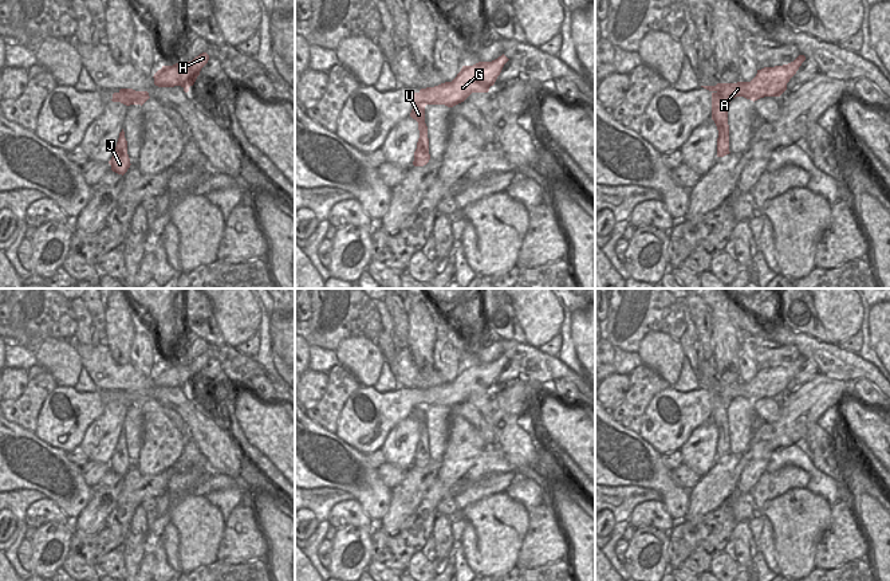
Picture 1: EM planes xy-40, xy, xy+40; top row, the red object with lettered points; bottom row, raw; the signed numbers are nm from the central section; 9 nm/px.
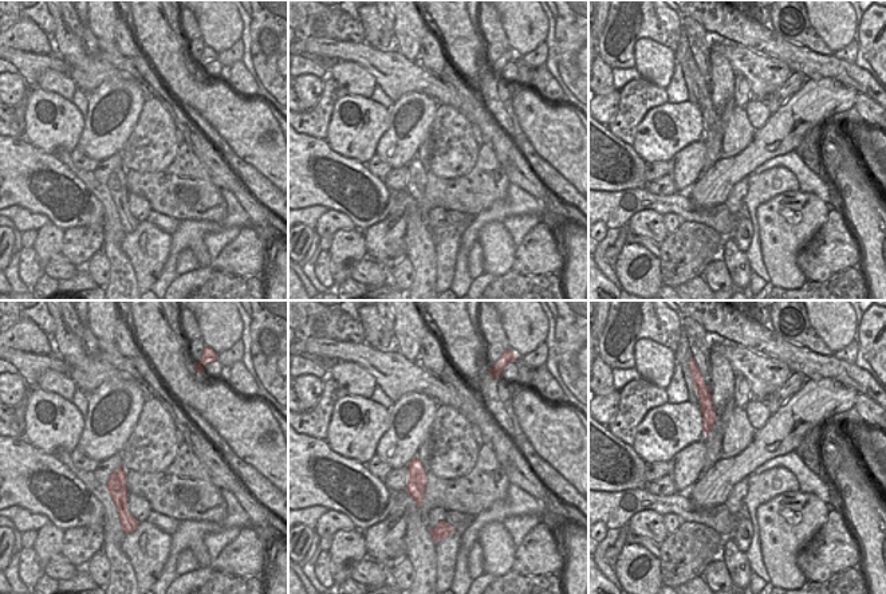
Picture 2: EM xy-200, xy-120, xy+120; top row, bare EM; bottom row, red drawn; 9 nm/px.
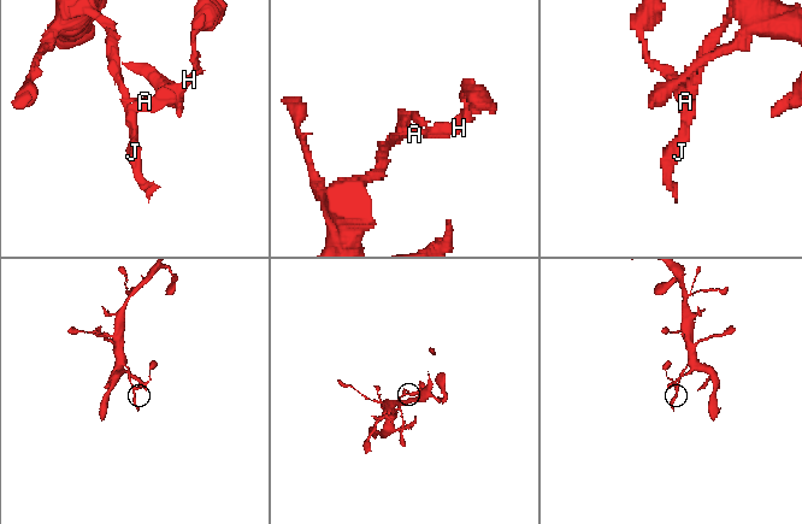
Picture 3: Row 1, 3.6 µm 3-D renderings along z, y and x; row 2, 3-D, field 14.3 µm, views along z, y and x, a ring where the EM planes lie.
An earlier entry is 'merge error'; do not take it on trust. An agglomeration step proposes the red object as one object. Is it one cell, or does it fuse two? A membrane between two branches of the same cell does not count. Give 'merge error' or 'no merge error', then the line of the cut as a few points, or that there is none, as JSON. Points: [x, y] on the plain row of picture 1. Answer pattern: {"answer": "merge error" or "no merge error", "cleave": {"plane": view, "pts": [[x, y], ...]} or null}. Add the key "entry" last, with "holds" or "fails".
{"answer": "merge error", "cleave": {"plane": "xy+40", "pts": [[712, 393], [717, 393], [727, 407]]}, "entry": "holds"}

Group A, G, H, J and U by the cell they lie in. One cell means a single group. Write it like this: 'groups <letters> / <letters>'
groups A G H / J U

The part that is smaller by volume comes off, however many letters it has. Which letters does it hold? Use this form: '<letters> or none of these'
A, G, H

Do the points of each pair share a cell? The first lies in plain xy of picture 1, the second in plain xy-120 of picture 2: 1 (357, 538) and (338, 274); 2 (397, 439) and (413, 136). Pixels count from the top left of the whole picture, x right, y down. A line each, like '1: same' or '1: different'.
1: same
2: same

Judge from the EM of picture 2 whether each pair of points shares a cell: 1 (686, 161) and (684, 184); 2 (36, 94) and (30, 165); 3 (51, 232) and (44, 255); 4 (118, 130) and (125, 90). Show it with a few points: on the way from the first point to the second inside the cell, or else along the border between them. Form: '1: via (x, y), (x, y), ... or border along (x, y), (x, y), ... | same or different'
1: via (685, 166), (684, 179) | same
2: border along (24, 136), (36, 148), (54, 154) | different
3: via (50, 238), (46, 250) | same
4: via (118, 121), (118, 103), (122, 99) | same

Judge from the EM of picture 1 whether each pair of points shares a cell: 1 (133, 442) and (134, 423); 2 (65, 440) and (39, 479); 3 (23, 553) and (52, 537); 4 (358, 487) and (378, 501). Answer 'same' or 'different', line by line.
1: same
2: different
3: different
4: same

